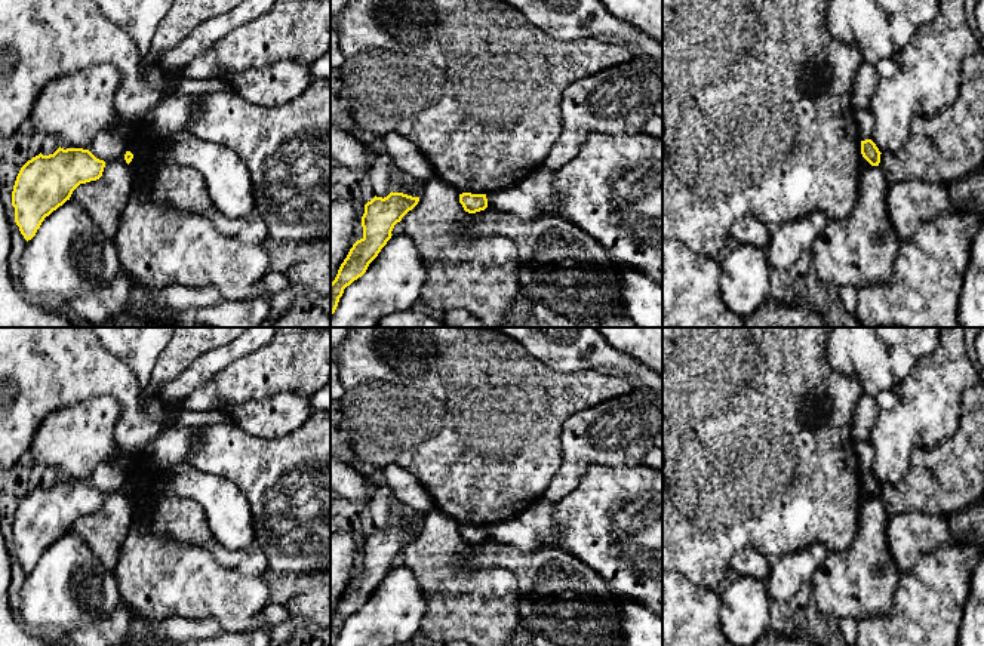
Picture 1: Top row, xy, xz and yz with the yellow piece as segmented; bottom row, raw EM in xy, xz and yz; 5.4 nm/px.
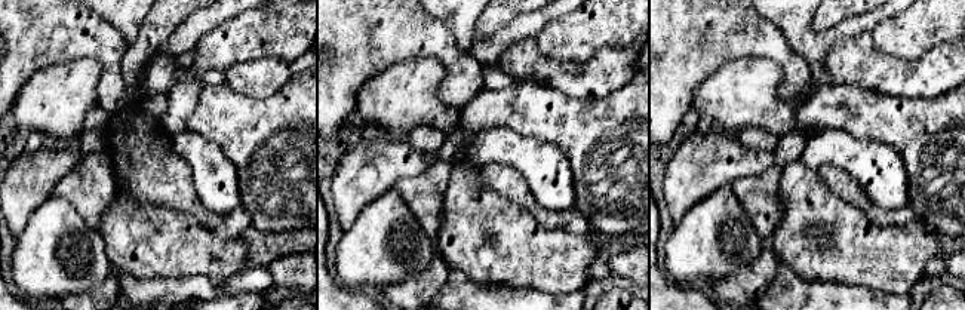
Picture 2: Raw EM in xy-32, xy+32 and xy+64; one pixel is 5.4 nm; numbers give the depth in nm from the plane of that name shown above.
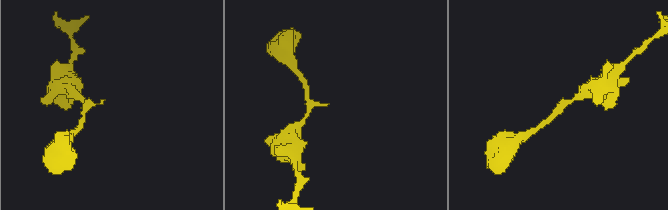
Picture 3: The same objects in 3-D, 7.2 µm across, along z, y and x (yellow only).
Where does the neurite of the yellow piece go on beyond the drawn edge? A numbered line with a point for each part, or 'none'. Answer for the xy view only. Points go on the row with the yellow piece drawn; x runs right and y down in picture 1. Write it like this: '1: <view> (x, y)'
none

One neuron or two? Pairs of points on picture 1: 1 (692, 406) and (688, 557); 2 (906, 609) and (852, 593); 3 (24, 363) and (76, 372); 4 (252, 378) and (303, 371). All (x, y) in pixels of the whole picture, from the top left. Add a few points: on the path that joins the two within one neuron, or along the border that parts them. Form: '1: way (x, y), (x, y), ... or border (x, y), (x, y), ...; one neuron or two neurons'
1: way (688, 443), (688, 510), (682, 516), (685, 520); one neuron
2: border (901, 574), (892, 608), (886, 614), (860, 620); two neurons
3: way (37, 363), (62, 363); one neuron
4: way (264, 372), (291, 371); one neuron

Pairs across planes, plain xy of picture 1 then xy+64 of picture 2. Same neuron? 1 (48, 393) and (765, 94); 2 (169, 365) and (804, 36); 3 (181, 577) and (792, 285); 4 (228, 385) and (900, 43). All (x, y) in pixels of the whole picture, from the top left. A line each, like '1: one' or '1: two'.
1: two
2: two
3: two
4: one

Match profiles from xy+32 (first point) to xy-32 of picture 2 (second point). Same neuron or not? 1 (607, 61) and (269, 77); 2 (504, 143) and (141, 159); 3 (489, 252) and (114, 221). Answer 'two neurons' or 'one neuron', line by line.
1: one neuron
2: two neurons
3: one neuron

